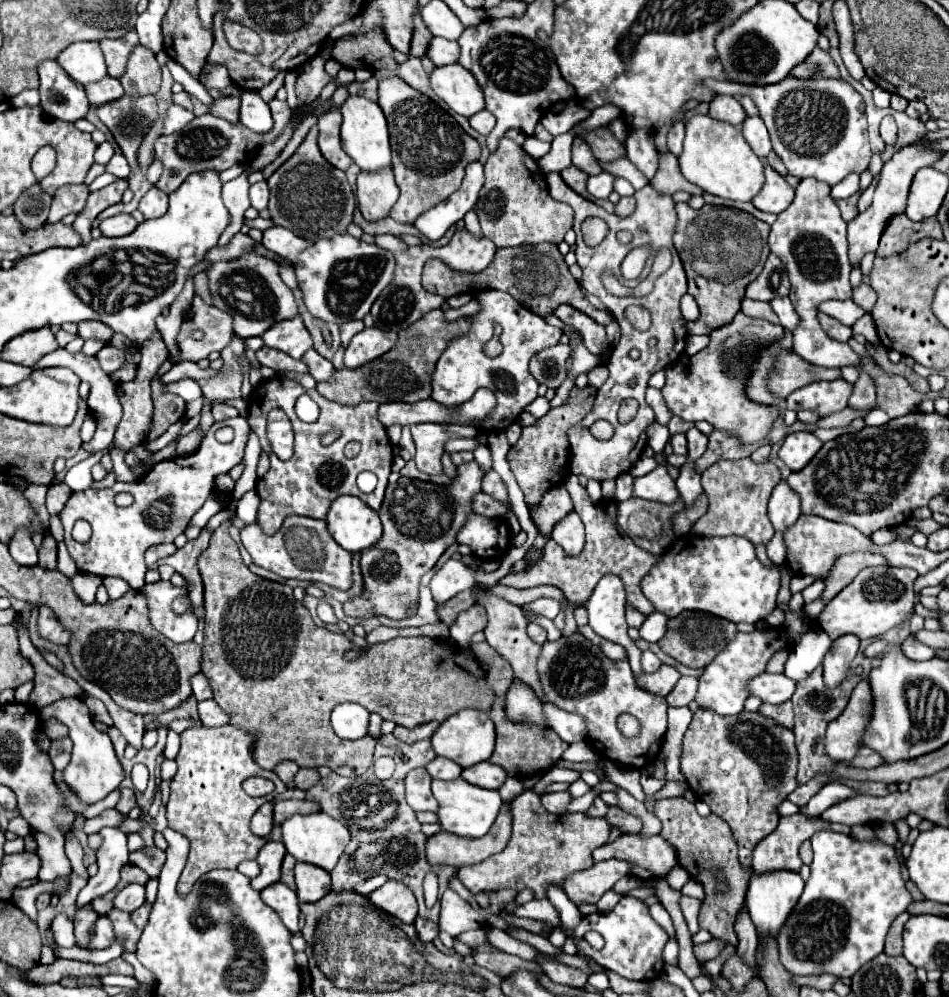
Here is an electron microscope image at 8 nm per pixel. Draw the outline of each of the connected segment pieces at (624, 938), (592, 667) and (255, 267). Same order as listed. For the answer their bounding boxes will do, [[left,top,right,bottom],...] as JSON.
[[560,897,668,981],[538,633,666,769],[204,249,298,339]]

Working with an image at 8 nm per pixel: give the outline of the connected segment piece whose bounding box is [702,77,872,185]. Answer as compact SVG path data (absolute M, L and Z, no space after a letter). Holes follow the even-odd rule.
M786 77L780 83L754 87L732 81L704 79L704 87L710 87L716 95L750 95L760 109L770 141L788 173L806 179L814 177L828 185L840 183L850 173L861 174L870 163L872 151L867 137L868 123L864 115L862 95L842 79L794 79ZM824 121L836 121L832 127L832 137L828 131L828 147L824 135Z

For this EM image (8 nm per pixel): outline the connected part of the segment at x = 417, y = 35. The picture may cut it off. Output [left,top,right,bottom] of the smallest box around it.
[410,11,430,57]

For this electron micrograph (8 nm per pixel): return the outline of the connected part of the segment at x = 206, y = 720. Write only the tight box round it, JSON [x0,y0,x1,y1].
[198,699,228,727]

